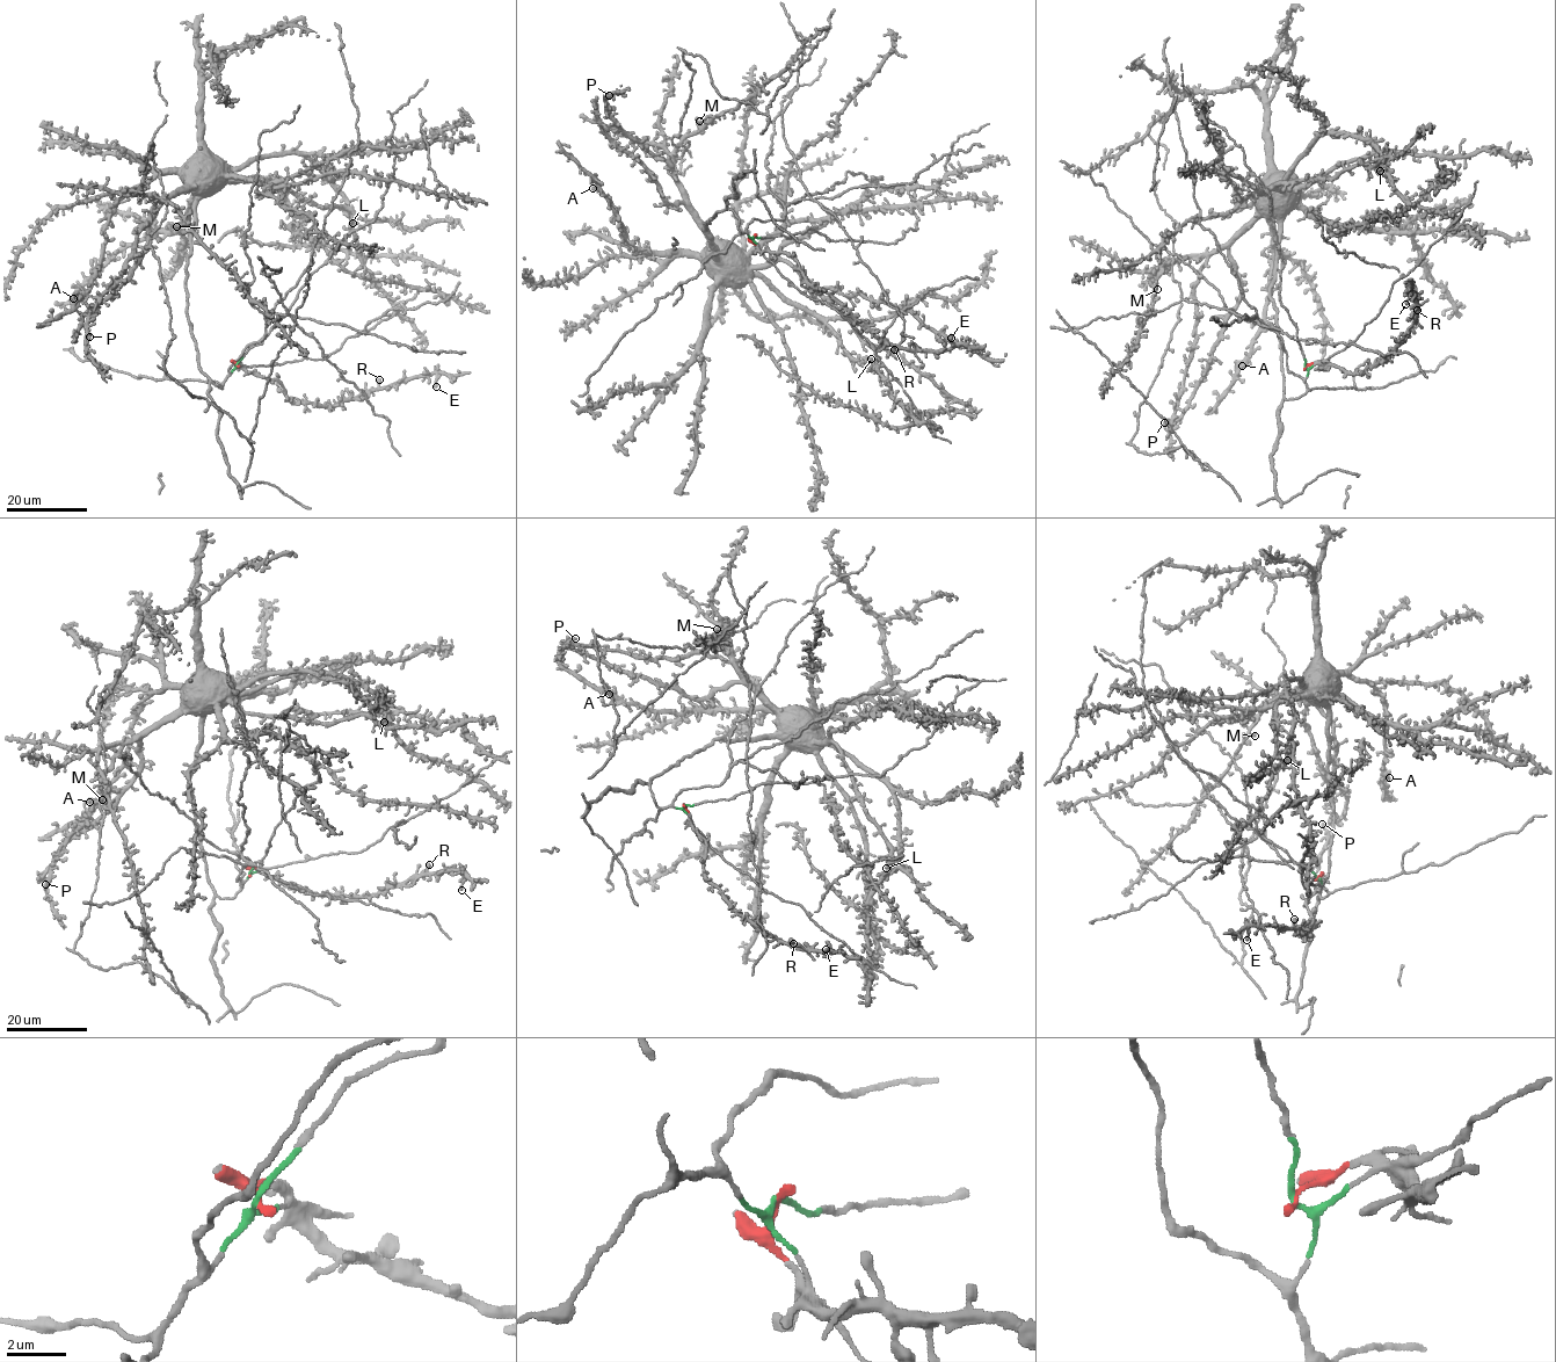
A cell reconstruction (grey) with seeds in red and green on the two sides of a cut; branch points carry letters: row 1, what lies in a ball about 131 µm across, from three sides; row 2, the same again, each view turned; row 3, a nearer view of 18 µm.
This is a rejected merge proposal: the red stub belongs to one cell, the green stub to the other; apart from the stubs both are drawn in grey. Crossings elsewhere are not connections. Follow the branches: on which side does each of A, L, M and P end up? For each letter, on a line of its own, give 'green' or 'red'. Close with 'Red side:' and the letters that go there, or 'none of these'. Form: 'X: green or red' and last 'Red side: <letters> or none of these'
A: green
L: green
M: green
P: green
Red side: none of these

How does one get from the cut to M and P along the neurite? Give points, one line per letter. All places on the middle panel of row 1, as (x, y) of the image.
M: (754, 236), (731, 209), (717, 212), (705, 230), (717, 256), (677, 178), (673, 153), (698, 122)
P: (754, 236), (731, 209), (717, 212), (705, 230), (715, 258), (670, 166), (618, 125), (609, 95)

